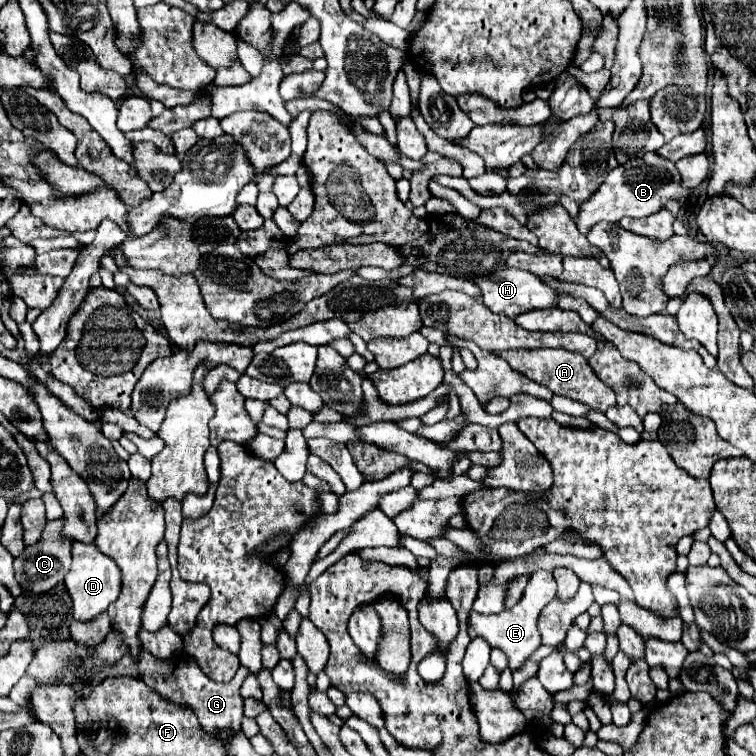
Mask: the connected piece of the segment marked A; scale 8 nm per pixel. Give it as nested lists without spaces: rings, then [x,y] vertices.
[[[506,350],[504,354],[498,354],[504,358],[516,372],[524,374],[526,378],[550,388],[554,394],[568,396],[572,400],[578,400],[592,410],[606,412],[610,406],[616,406],[616,394],[590,370],[586,358],[576,352],[568,350]]]

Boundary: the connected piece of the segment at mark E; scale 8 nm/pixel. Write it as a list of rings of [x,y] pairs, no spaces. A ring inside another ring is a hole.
[[[536,570],[530,580],[528,586],[524,590],[524,598],[512,606],[510,610],[504,610],[500,614],[494,616],[486,616],[486,614],[478,614],[478,612],[470,612],[470,626],[474,628],[476,636],[484,638],[492,648],[500,648],[506,656],[508,656],[508,668],[512,672],[520,670],[524,666],[524,662],[528,660],[528,656],[538,650],[540,646],[540,632],[538,632],[538,616],[542,612],[542,608],[556,596],[556,580],[550,572],[546,570]]]

